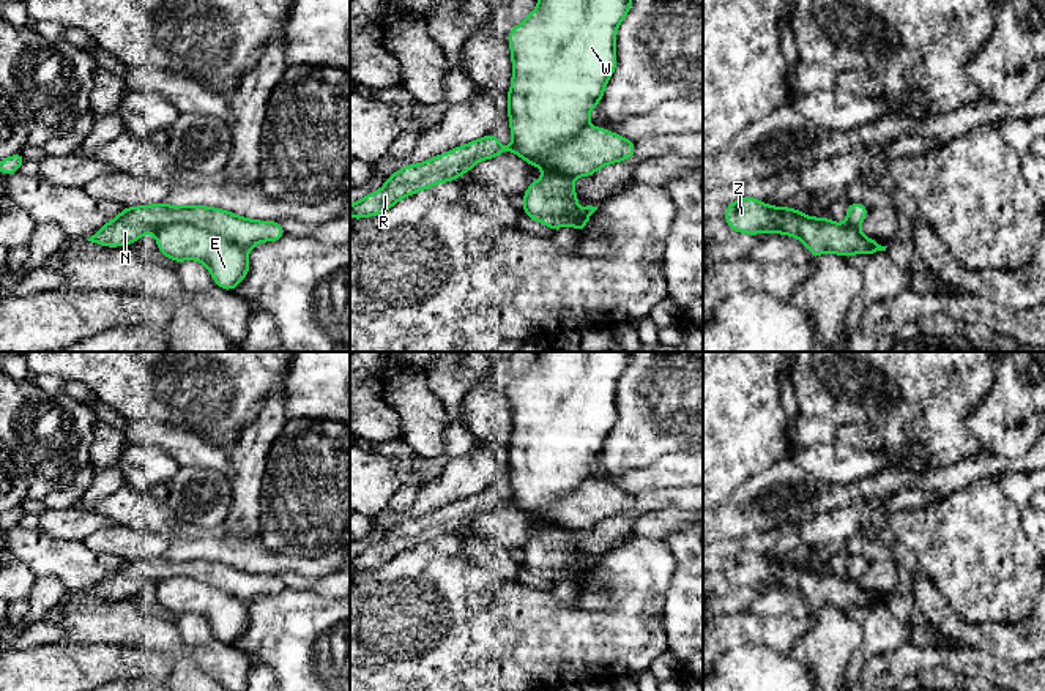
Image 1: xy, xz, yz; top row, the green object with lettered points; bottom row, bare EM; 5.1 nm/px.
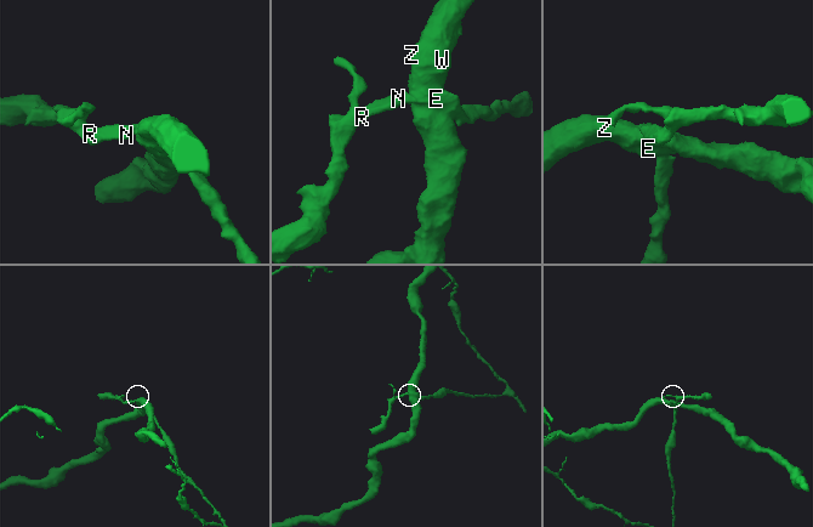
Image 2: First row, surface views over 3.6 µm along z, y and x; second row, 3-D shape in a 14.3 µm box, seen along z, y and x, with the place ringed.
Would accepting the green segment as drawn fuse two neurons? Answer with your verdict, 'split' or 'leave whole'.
split

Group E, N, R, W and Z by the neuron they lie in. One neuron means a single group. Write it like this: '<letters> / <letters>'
E W Z / N R

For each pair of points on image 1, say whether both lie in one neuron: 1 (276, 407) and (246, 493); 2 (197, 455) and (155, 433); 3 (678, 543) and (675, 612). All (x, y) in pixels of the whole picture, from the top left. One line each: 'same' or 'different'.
1: same
2: same
3: same

